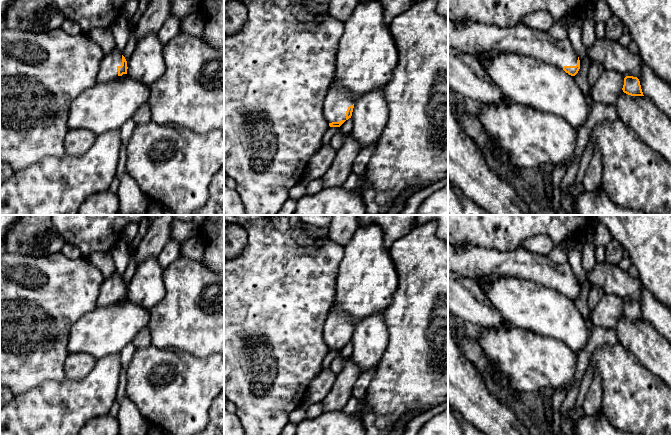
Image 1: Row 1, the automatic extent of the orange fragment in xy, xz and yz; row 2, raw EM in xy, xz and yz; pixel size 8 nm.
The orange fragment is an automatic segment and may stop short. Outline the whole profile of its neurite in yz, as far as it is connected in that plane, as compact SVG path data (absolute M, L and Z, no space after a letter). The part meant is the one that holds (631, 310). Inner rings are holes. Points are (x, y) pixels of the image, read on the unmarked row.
M626 300L624 302L623 316L631 320L644 320L640 305L637 301Z

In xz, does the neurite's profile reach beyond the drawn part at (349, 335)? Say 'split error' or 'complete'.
split error

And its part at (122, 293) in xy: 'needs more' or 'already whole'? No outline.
needs more

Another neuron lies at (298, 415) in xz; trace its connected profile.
M302 405L292 411L289 415L289 423L298 425L300 422L302 422L305 419L307 405Z

